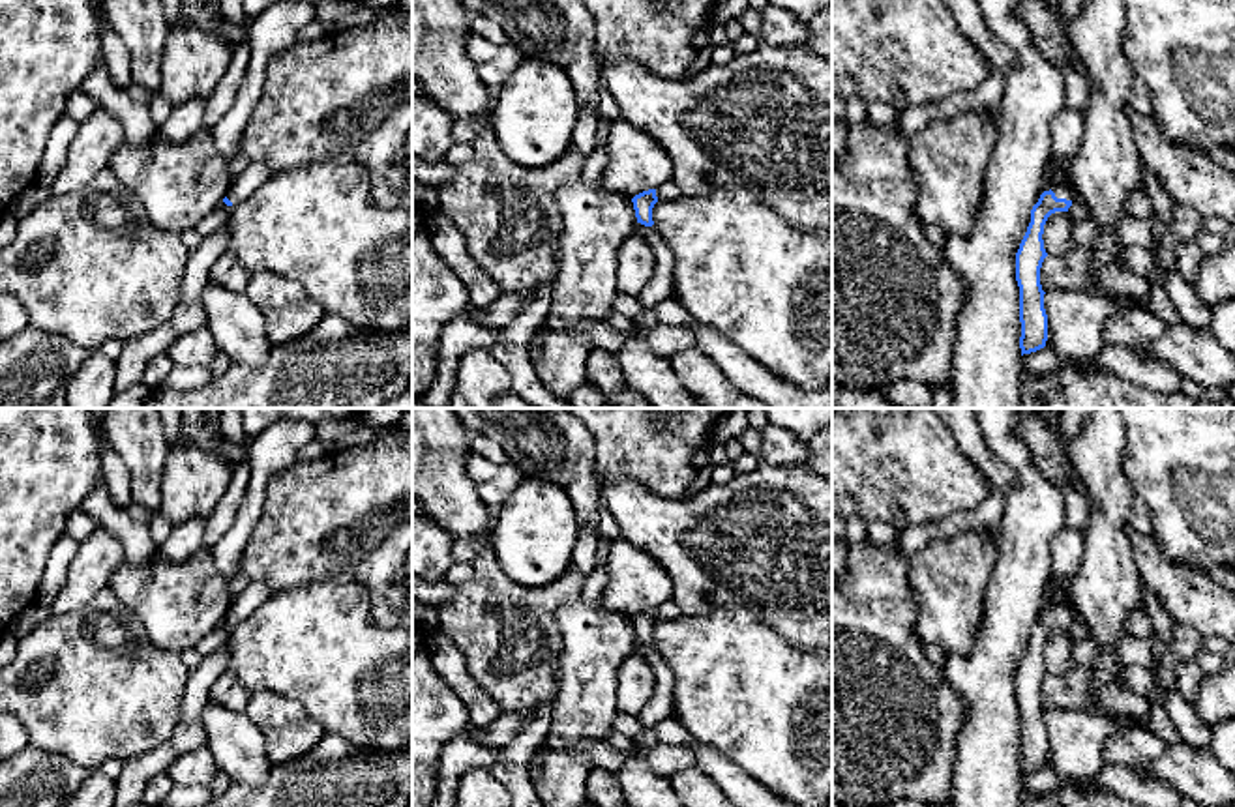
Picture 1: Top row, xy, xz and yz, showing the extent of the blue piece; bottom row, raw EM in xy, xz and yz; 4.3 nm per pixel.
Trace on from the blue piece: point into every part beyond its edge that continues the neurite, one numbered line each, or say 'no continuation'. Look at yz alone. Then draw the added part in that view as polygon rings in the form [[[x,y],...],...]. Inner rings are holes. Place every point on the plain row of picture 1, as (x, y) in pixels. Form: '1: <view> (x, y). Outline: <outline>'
1: yz (1061, 611). Outline: [[[1053,605],[1051,610],[1055,612],[1057,618],[1066,618],[1072,622],[1078,618],[1076,609],[1072,609],[1068,605]]]

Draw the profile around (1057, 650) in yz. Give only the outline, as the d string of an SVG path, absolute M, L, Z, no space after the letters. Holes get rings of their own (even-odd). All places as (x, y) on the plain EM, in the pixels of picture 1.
M1055 631L1048 637L1044 644L1044 668L1051 676L1066 676L1074 665L1072 665L1072 638L1068 631Z

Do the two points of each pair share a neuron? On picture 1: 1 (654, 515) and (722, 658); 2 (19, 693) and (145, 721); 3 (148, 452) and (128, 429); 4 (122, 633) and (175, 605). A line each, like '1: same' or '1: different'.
1: different
2: same
3: same
4: different

